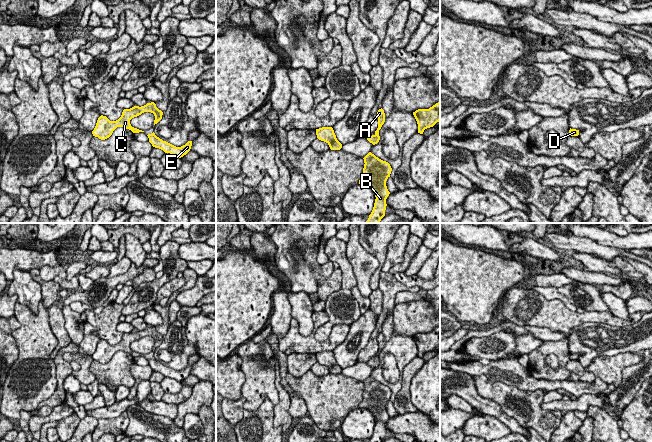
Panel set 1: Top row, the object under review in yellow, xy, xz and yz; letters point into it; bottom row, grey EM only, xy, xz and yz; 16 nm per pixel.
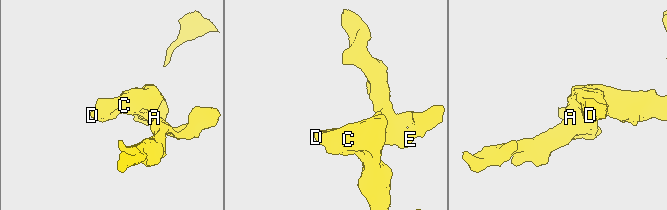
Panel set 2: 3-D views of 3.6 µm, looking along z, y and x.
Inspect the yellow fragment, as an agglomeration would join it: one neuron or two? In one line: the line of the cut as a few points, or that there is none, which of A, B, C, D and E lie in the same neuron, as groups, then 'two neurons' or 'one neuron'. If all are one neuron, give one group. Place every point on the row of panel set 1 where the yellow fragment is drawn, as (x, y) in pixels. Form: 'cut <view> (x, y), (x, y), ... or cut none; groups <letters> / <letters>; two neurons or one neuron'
cut none; groups A B C D E; one neuron

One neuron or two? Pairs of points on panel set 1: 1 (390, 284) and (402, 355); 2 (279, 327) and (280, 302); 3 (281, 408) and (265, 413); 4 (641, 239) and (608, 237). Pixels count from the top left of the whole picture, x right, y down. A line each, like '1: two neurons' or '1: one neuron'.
1: two neurons
2: one neuron
3: two neurons
4: one neuron

